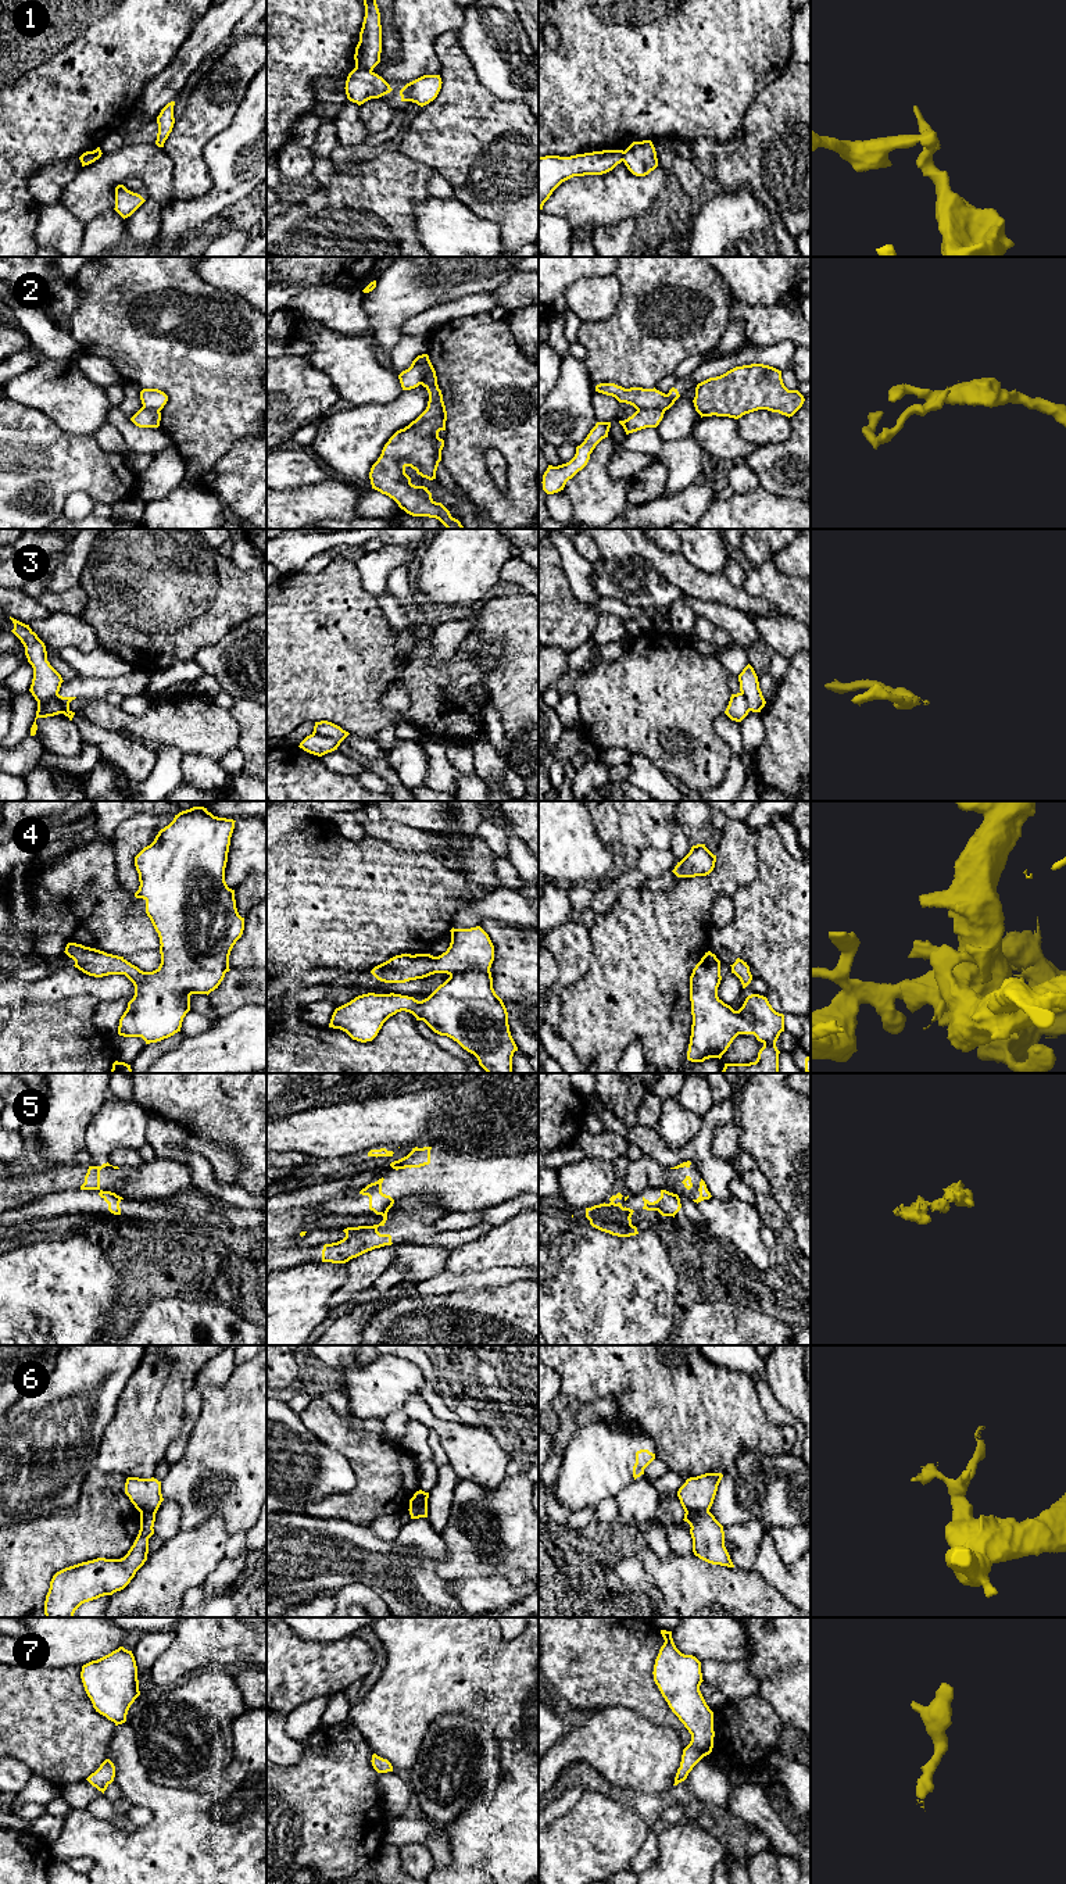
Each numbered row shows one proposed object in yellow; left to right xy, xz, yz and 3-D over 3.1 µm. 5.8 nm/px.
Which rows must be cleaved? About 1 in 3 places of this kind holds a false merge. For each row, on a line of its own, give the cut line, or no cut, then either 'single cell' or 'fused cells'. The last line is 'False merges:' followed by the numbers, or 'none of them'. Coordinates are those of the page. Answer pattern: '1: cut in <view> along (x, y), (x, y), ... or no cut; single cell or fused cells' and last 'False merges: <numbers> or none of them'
1: cut in xz along (356, 67), (371, 71); fused cells
2: cut in yz along (637, 408), (665, 410); fused cells
3: cut in xz along (312, 732), (342, 740); fused cells
4: no cut; single cell
5: cut in xz along (386, 1211), (382, 1215); fused cells
6: cut in yz along (708, 1509), (686, 1512); fused cells
7: no cut; single cell
False merges: 1, 2, 3, 5, 6

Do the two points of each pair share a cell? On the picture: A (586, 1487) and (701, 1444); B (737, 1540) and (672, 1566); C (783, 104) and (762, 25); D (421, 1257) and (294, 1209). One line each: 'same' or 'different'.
A: different
B: different
C: different
D: different

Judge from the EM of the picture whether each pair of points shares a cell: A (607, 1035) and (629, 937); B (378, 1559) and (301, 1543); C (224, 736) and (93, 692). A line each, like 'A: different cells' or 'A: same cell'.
A: same cell
B: same cell
C: different cells

